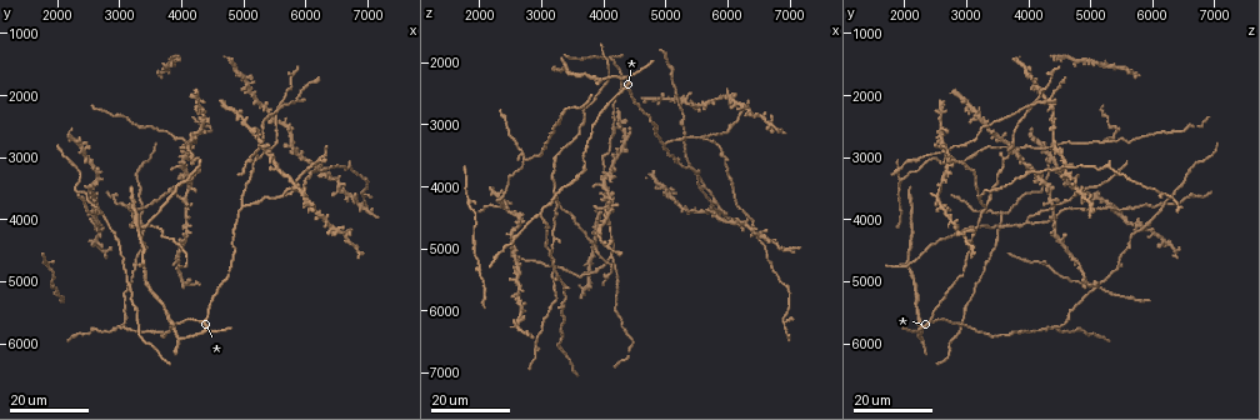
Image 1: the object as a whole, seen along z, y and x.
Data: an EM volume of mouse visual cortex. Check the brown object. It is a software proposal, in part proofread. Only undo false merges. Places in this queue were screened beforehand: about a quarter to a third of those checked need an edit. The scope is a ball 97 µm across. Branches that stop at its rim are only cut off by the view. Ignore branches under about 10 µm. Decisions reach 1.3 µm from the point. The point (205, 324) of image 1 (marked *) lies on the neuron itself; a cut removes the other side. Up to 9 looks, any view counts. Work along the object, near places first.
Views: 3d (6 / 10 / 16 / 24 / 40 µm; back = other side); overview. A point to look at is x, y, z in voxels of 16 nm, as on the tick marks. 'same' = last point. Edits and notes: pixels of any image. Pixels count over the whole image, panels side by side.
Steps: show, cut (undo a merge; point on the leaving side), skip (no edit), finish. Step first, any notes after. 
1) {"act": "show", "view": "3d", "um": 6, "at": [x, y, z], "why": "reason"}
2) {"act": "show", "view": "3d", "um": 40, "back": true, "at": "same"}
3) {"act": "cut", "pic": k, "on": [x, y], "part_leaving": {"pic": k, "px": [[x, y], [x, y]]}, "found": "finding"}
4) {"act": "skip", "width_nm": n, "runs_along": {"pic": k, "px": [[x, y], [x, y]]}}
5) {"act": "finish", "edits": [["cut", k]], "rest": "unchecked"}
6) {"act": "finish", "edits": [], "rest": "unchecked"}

{"act": "show", "view": "3d", "um": 16, "at": [4100, 2750, 5150], "why": "three-way junction"}

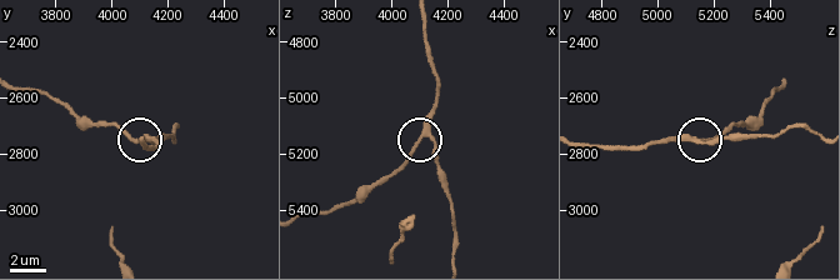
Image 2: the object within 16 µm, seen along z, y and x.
{"act": "show", "view": "3d", "um": 10, "at": [4120, 2750, 5140]}

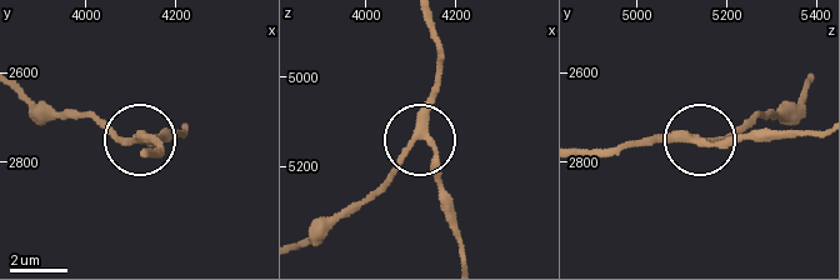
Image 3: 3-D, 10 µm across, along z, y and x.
{"act": "skip", "runs_along": {"pic": 3, "px": [[585, 146], [783, 140]]}, "found": "continuous, no second neuron"}

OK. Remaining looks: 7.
{"act": "show", "view": "3d", "um": 16, "at": [2700, 3900, 3550], "why": "side arm on a straight run"}

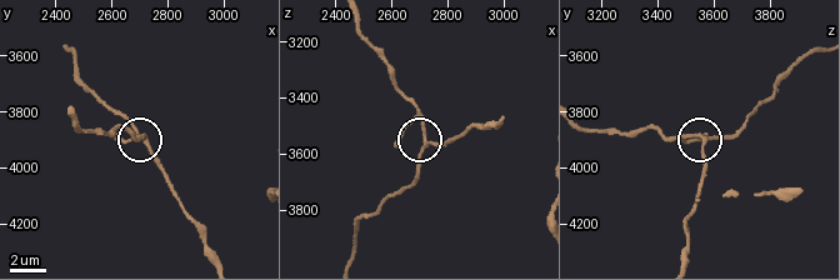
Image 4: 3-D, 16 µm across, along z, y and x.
{"act": "show", "view": "3d", "um": 6, "at": [2720, 3900, 3570]}

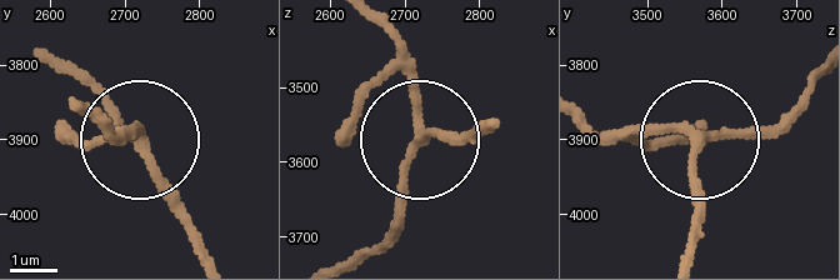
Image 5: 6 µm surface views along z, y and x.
{"act": "skip", "runs_along": {"pic": 5, "px": [[491, 121], [420, 129], [413, 69], [388, 25]]}, "found": "continuous, no second neuron"}

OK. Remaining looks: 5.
{"act": "show", "view": "3d", "um": 24, "at": [4400, 5650, 2450], "why": "three-way junction"}

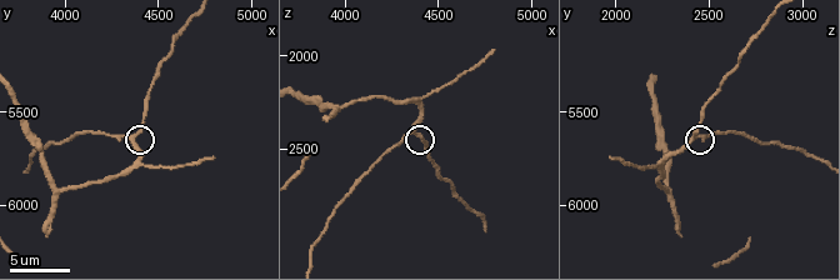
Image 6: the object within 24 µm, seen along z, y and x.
{"act": "show", "view": "3d", "um": 6, "at": [4360, 5640, 2400], "why": "closer look"}

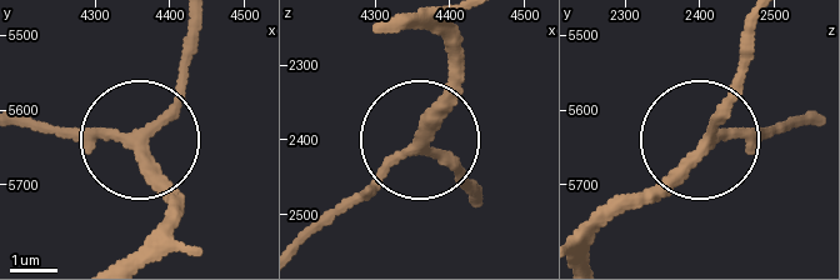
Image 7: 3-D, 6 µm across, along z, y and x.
{"act": "skip", "side_arm_um": 148, "runs_along": {"pic": 7, "px": [[161, 180], [141, 133], [194, 53]]}, "found": "continuous, no second neuron"}

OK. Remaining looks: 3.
{"act": "show", "view": "3d", "um": 24, "at": [3000, 5750, 4500], "why": "arms part here"}

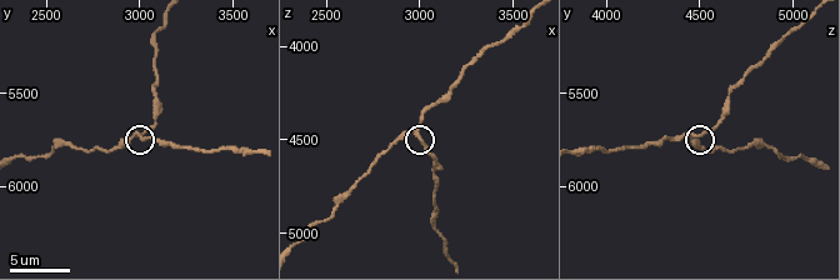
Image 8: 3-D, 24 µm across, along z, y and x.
{"act": "show", "view": "3d", "um": 6, "at": [2980, 5740, 4460]}

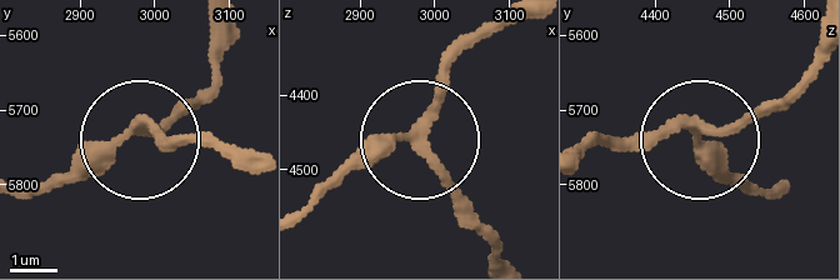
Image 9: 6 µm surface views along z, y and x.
{"act": "skip", "runs_along": {"pic": 9, "px": [[586, 149], [690, 136], [749, 185]]}, "found": "continuous, no second neuron"}

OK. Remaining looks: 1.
{"act": "finish", "edits": [], "rest": "unchecked"}

